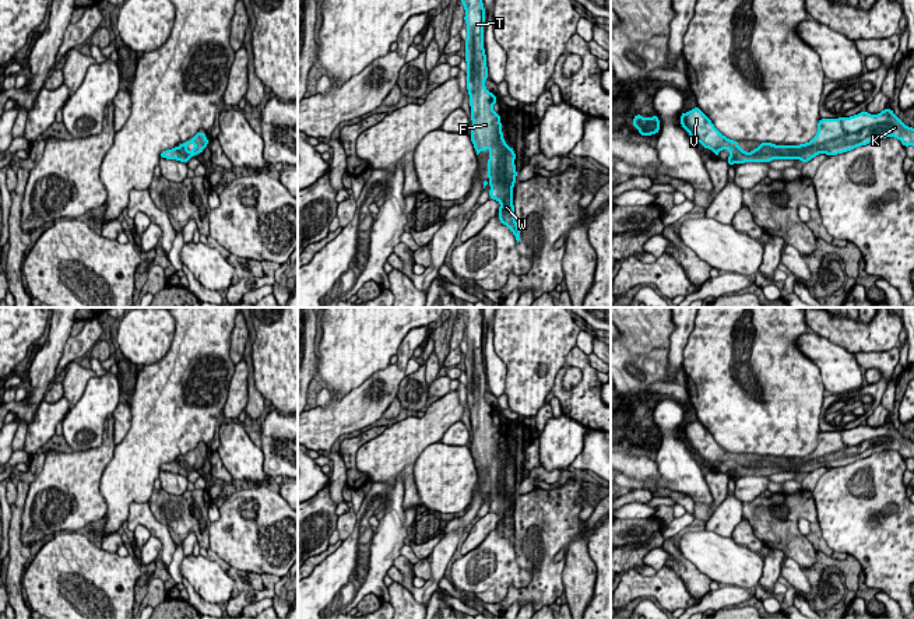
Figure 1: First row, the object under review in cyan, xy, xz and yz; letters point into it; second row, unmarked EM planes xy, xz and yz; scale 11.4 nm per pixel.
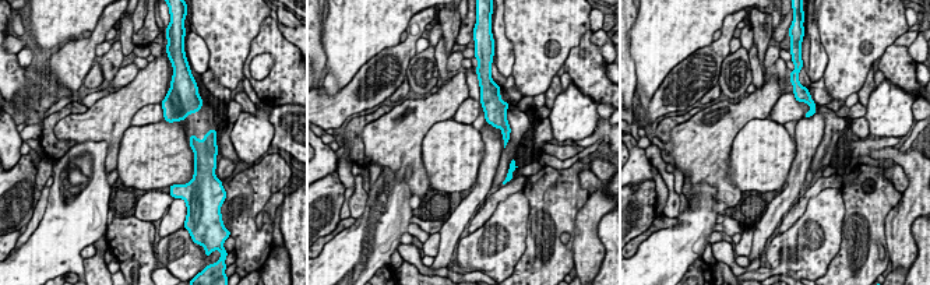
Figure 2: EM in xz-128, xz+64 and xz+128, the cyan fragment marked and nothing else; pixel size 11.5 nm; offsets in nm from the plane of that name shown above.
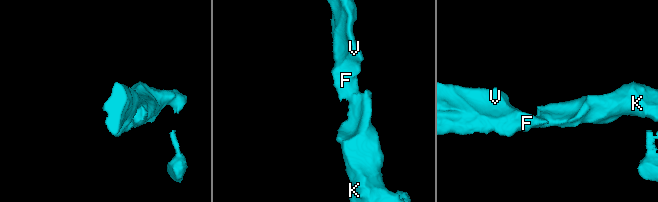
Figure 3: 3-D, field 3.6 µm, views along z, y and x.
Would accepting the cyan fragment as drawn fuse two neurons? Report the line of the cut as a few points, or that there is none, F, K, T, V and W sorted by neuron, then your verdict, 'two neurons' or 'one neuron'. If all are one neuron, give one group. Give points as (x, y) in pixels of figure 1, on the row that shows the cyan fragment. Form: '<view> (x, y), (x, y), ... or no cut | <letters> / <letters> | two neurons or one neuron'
no cut | F K T V W | one neuron

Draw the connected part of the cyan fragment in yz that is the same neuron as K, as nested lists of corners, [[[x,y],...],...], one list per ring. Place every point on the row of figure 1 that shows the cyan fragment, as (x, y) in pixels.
[[[697,106],[686,113],[682,112],[681,126],[716,156],[728,148],[730,166],[745,162],[767,163],[773,159],[808,162],[819,154],[837,155],[886,137],[899,138],[904,147],[914,145],[914,129],[906,126],[892,109],[883,109],[878,115],[861,112],[850,117],[820,119],[818,133],[809,143],[799,145],[760,143],[752,152],[745,152],[737,141],[723,136]]]

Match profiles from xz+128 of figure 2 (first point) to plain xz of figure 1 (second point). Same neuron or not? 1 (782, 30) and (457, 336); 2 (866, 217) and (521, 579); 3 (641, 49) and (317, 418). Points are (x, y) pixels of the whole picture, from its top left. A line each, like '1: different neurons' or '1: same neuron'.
1: same neuron
2: different neurons
3: different neurons

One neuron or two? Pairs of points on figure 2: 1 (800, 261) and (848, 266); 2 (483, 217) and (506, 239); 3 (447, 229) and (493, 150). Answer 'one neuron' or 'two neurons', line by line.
1: two neurons
2: two neurons
3: one neuron

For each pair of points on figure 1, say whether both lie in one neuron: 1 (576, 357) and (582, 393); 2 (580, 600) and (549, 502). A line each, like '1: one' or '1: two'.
1: one
2: two

